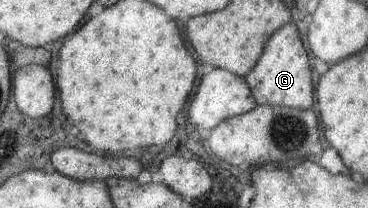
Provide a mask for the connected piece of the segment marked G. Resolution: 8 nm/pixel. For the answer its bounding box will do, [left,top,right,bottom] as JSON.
[242,21,313,110]

